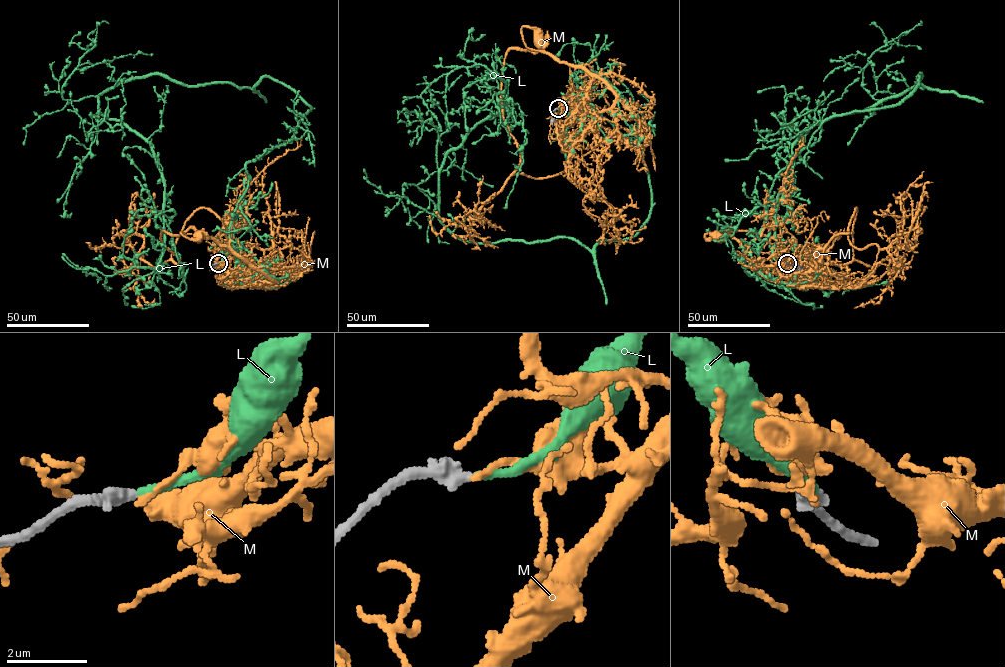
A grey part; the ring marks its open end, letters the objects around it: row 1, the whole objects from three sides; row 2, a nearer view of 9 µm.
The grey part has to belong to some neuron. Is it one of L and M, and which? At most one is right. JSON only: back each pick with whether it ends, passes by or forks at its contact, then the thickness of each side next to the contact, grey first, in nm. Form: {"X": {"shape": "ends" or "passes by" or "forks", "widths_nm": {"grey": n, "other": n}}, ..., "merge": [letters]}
{"L": {"shape": "ends", "widths_nm": {"grey": 380, "other": 200}}, "merge": ["L"]}

